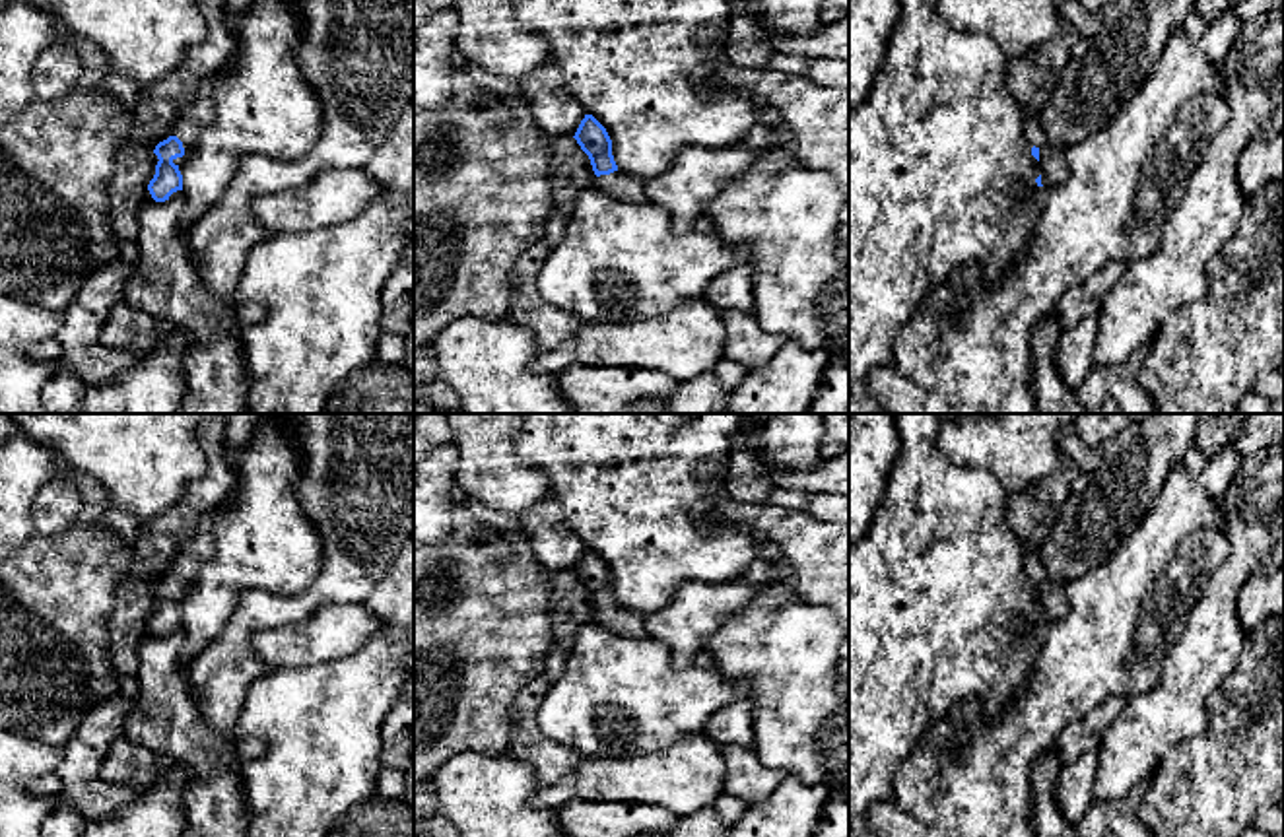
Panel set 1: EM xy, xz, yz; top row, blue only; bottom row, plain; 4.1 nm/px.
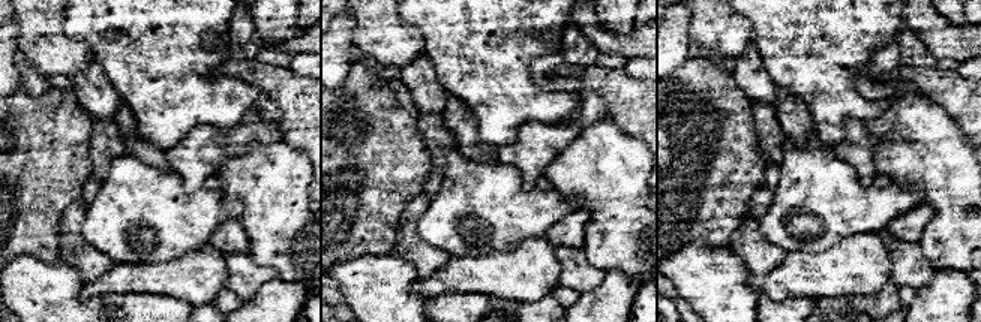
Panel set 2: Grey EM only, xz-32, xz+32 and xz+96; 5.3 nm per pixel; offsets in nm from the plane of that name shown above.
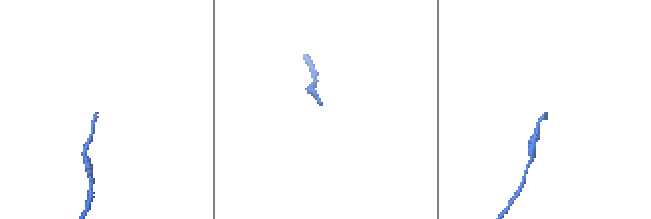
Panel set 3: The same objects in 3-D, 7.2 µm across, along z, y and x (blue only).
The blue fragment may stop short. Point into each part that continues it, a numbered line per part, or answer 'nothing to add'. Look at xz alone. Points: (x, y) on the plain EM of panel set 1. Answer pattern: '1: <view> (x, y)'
1: xz (622, 620)

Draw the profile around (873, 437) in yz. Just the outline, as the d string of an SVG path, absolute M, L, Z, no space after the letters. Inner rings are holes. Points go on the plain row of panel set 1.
M849 414L849 544L866 534L897 449L894 414Z

